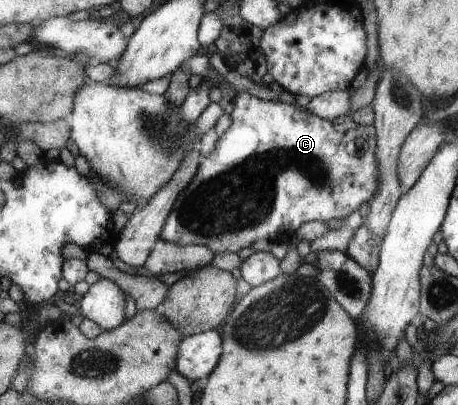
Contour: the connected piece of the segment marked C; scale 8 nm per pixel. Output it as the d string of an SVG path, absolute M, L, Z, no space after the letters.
M239 91L235 95L235 103L233 107L232 119L233 124L219 137L213 151L208 157L202 157L200 159L200 165L195 173L191 182L183 189L181 197L176 202L174 209L167 215L165 219L165 225L161 229L161 235L159 239L163 241L169 241L173 245L179 245L179 247L189 246L204 246L213 251L213 254L231 252L236 254L241 249L250 248L251 245L261 241L261 239L288 243L301 227L304 222L311 221L339 221L345 219L347 215L351 215L353 211L361 211L361 205L367 203L373 195L375 195L375 187L379 183L379 165L375 159L375 147L376 147L376 130L372 125L357 125L353 121L351 115L345 115L338 119L325 120L312 114L305 113L300 110L299 107L293 105L287 105L287 103L265 101L265 99L259 99L247 91Z

